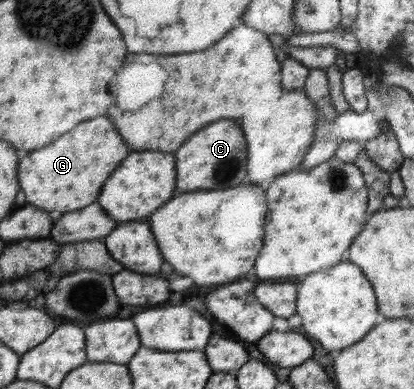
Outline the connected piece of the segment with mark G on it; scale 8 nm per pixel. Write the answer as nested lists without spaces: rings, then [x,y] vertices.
[[[106,117],[86,121],[52,145],[32,151],[20,161],[20,187],[28,201],[44,211],[76,211],[98,201],[102,185],[110,173],[128,157],[128,147],[118,135],[114,123]]]

